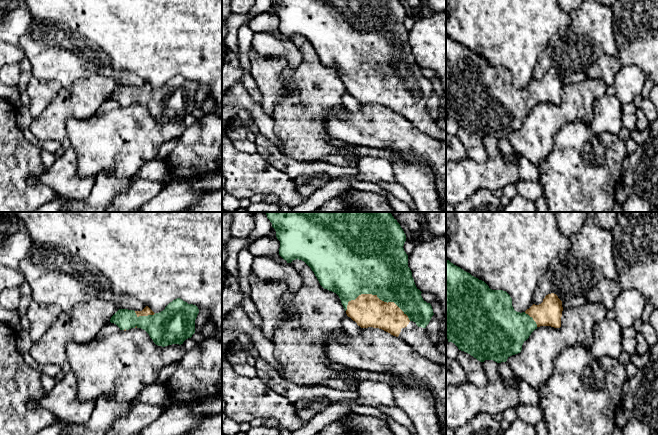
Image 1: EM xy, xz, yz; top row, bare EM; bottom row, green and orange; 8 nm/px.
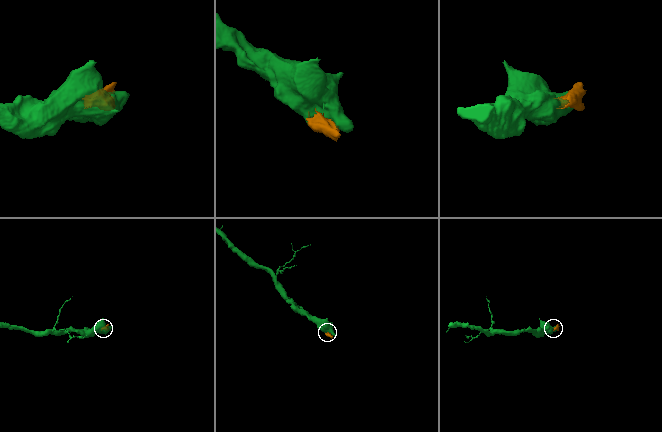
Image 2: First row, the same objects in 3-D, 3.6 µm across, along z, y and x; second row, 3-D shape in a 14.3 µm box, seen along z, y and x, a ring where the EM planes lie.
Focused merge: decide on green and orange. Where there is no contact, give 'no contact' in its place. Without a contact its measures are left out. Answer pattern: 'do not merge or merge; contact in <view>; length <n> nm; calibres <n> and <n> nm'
merge; contact in xz; length 550 nm; calibres 500 and 260 nm

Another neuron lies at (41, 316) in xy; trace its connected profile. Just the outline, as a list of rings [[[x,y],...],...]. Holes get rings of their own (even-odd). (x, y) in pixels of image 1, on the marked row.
[[[31,301],[26,315],[30,321],[29,333],[33,343],[39,341],[48,332],[61,313],[62,310],[55,304]]]

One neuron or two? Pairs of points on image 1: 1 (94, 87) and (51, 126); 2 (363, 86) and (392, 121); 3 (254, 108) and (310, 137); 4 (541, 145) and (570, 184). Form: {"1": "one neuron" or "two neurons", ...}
{"1": "one neuron", "2": "two neurons", "3": "two neurons", "4": "two neurons"}

